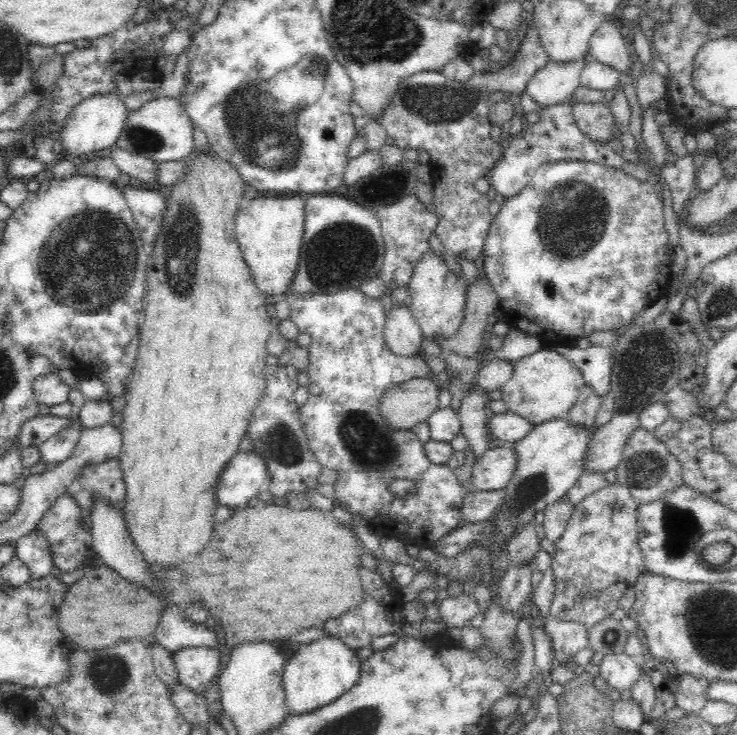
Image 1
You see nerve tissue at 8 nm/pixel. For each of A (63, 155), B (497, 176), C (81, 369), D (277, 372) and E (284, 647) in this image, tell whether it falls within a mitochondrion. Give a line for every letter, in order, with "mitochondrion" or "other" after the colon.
A: other
B: other
C: other
D: other
E: other

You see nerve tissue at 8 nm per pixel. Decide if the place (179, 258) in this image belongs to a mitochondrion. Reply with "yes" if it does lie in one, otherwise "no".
yes

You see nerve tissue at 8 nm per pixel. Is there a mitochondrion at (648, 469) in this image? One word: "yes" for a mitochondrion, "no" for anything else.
yes

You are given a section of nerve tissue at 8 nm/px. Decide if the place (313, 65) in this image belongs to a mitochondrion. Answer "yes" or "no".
yes

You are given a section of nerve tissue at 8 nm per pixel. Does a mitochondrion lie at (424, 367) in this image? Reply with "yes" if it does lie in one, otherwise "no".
no

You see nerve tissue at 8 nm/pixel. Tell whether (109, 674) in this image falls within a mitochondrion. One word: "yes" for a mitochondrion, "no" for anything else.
yes

